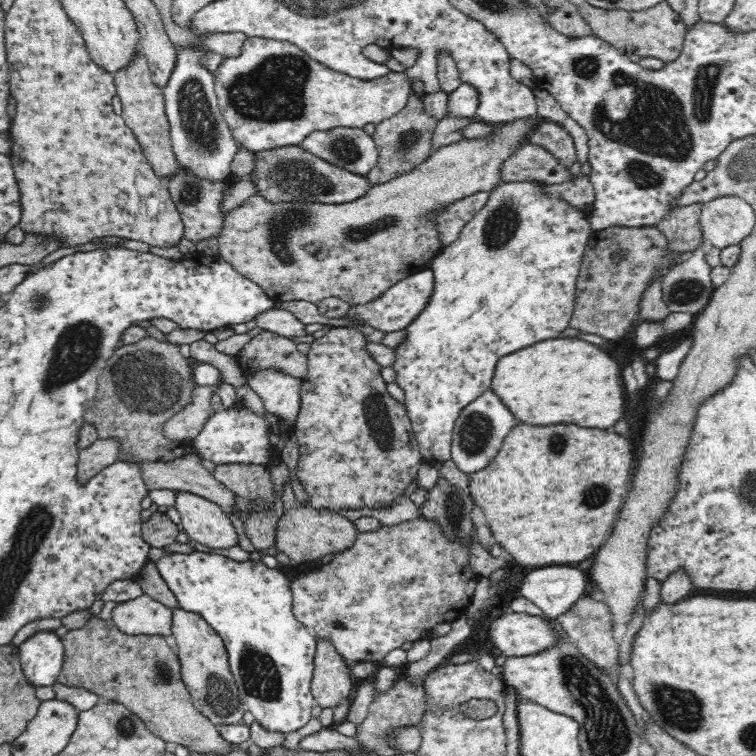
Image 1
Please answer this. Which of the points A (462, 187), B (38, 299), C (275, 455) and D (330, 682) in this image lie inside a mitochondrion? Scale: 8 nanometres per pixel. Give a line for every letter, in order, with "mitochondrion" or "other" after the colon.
A: other
B: mitochondrion
C: other
D: other

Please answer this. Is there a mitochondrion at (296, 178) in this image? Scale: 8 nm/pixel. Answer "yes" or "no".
yes

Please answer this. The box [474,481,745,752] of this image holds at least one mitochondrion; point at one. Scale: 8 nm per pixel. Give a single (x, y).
(682, 710)

